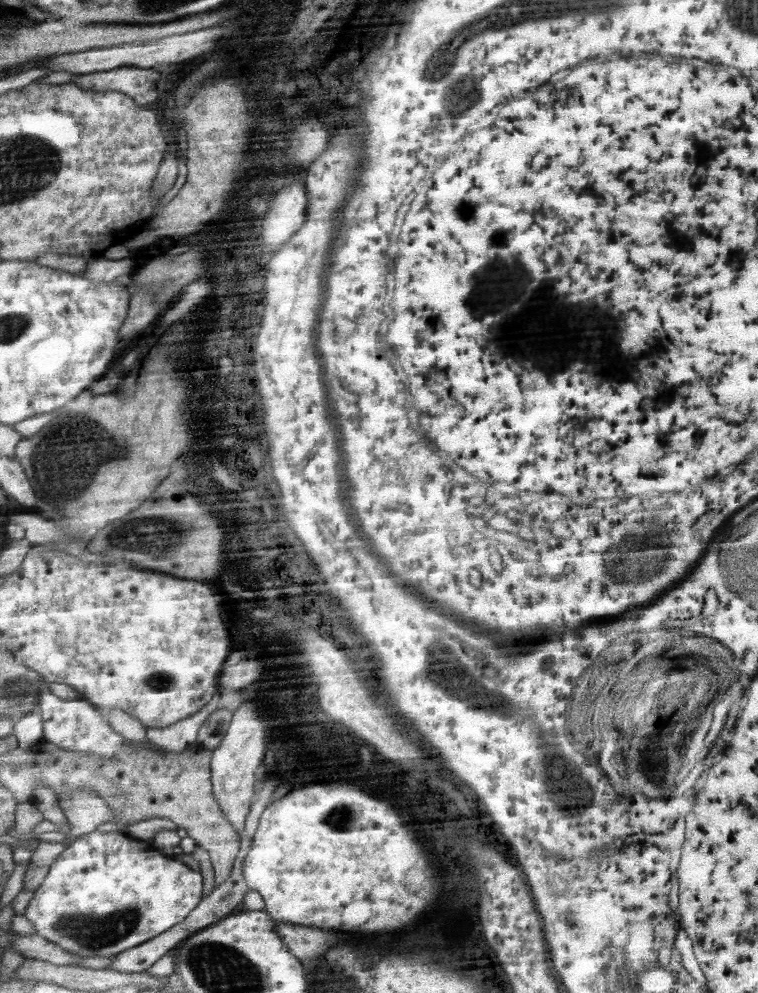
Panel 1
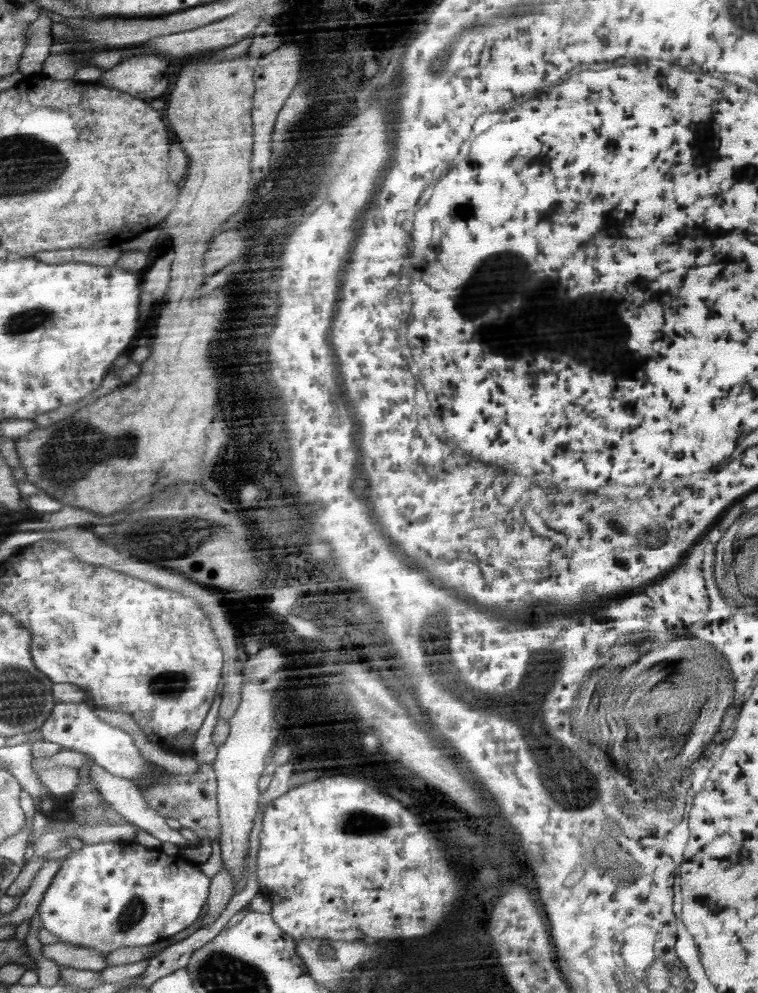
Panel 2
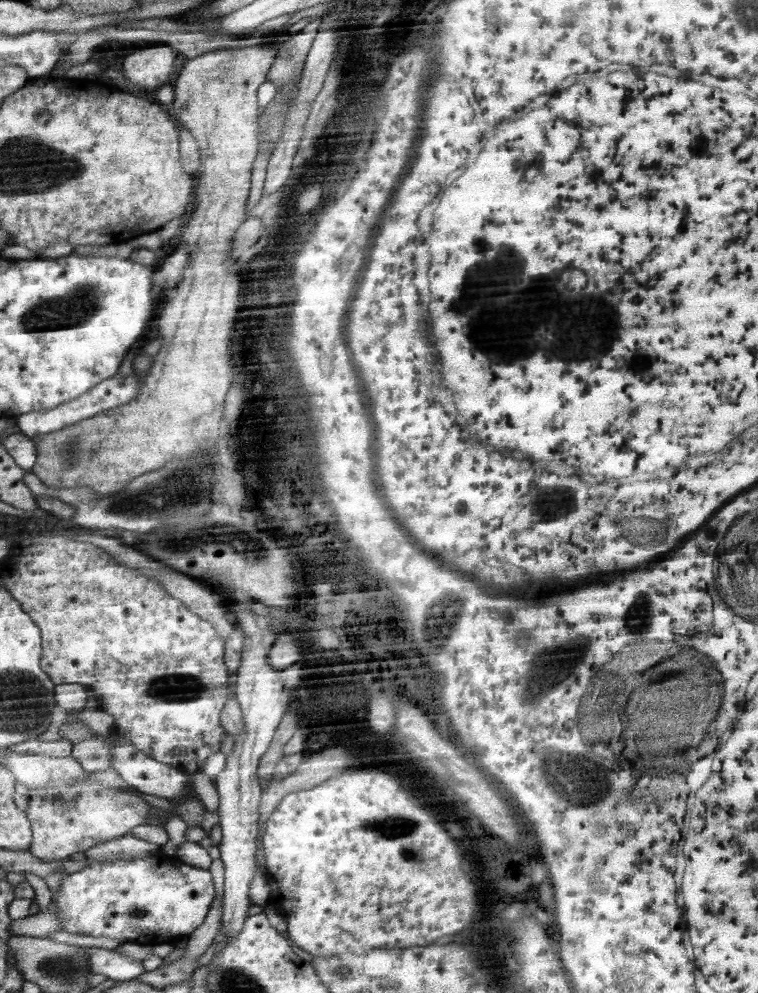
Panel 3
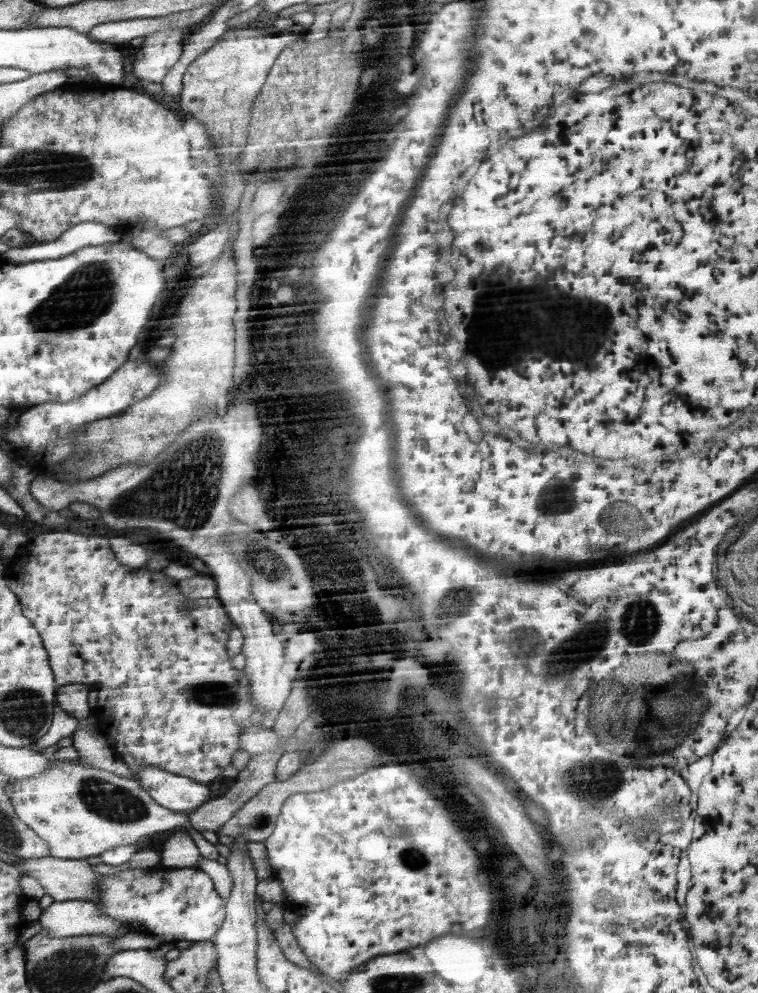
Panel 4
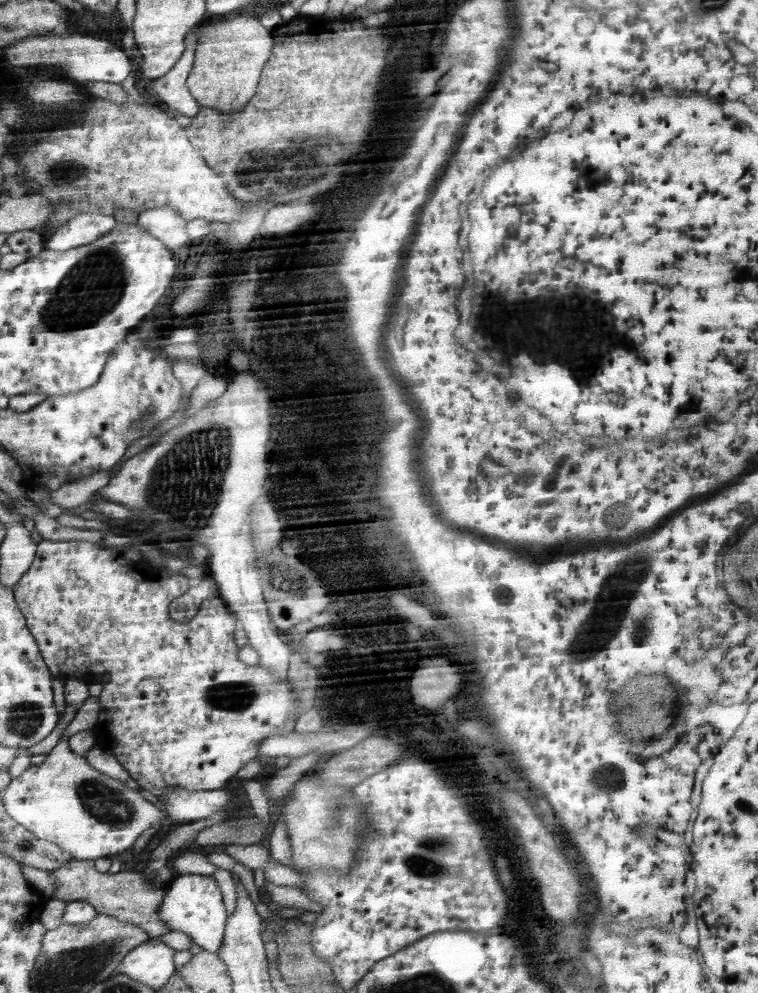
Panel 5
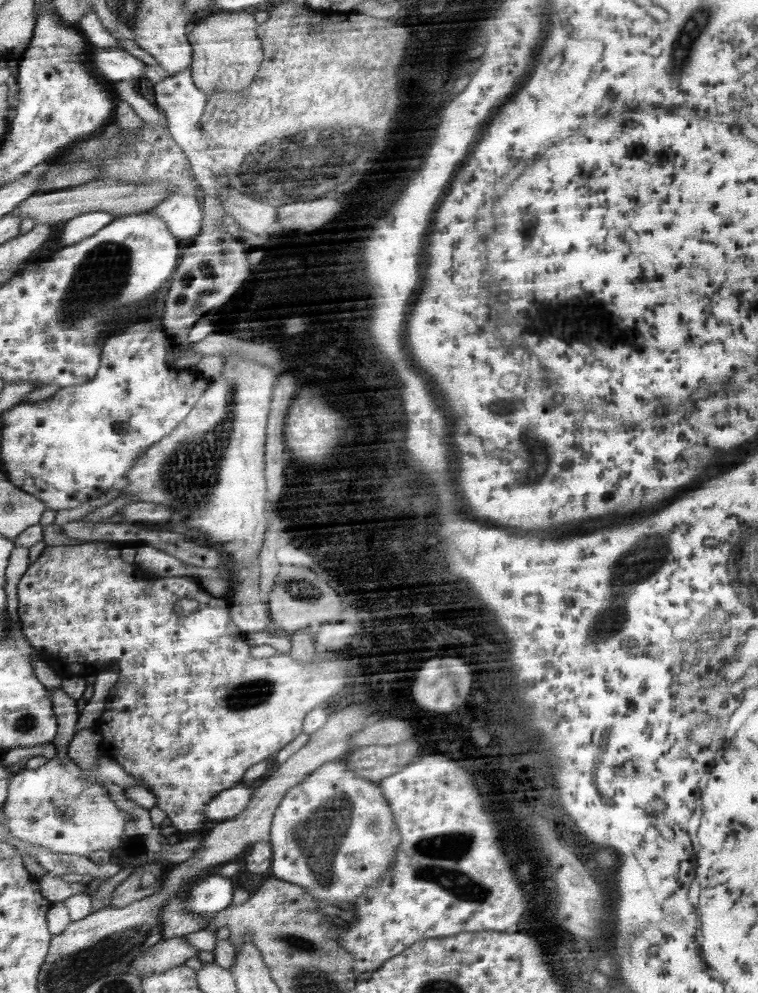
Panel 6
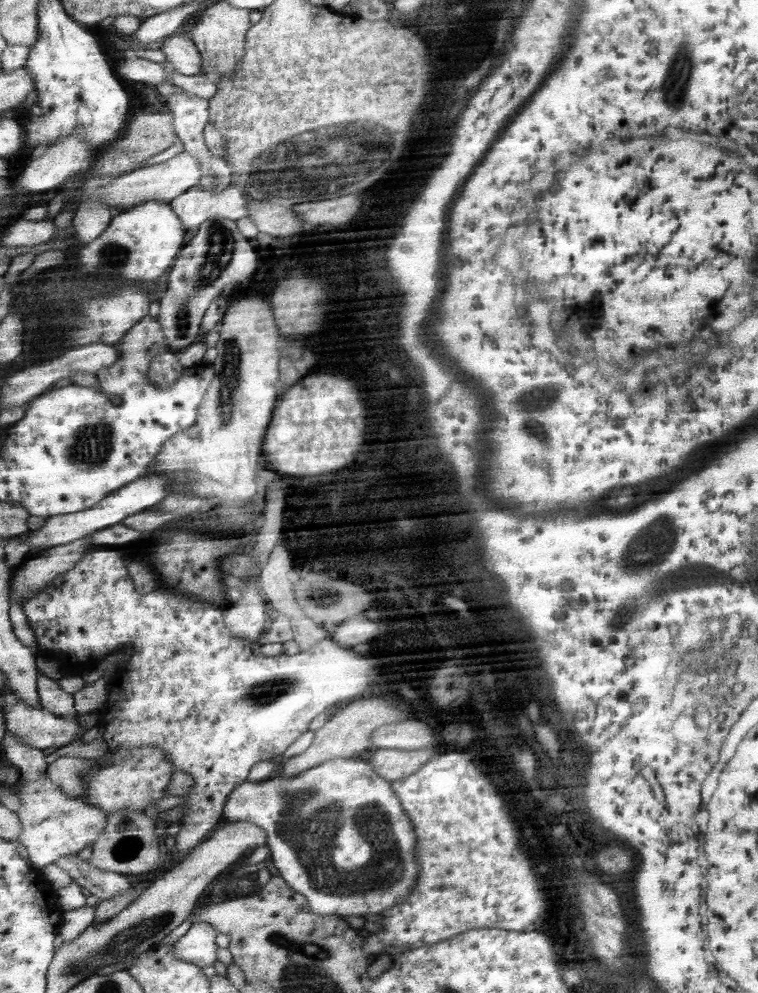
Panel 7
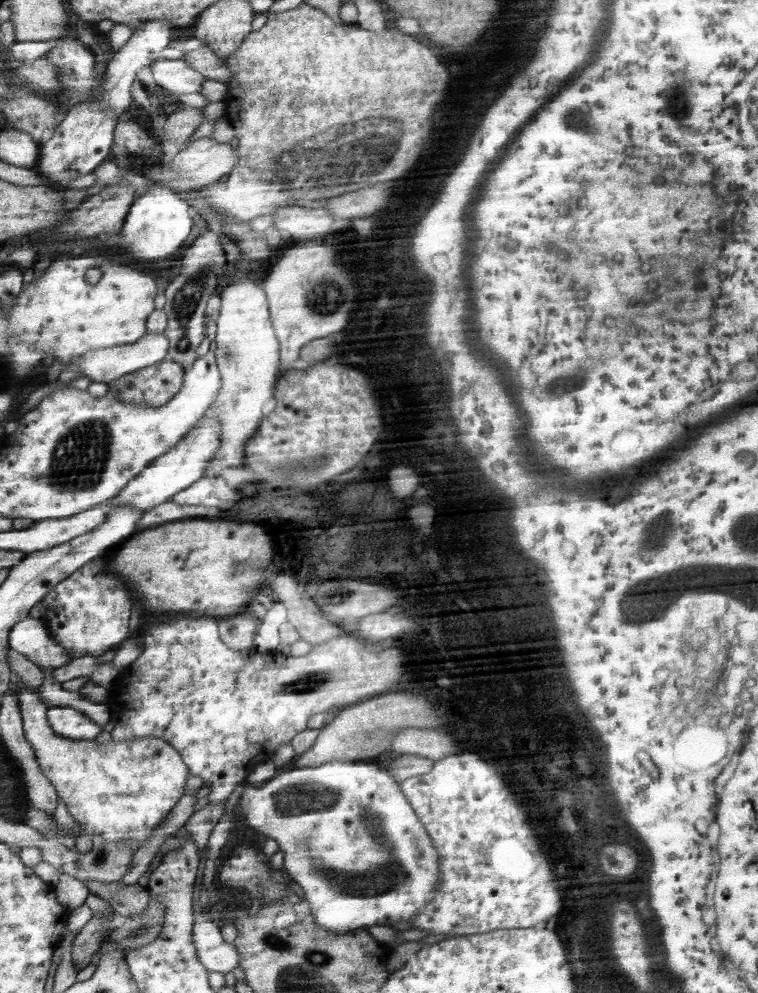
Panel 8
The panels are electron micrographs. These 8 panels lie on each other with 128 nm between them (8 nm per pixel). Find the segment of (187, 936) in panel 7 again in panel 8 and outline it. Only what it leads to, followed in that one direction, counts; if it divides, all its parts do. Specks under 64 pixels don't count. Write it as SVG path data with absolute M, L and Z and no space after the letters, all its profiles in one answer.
M196 904L192 906L195 924L192 928L192 943L196 957L207 972L224 974L238 966L240 960L232 943L221 939L217 923L203 916Z

